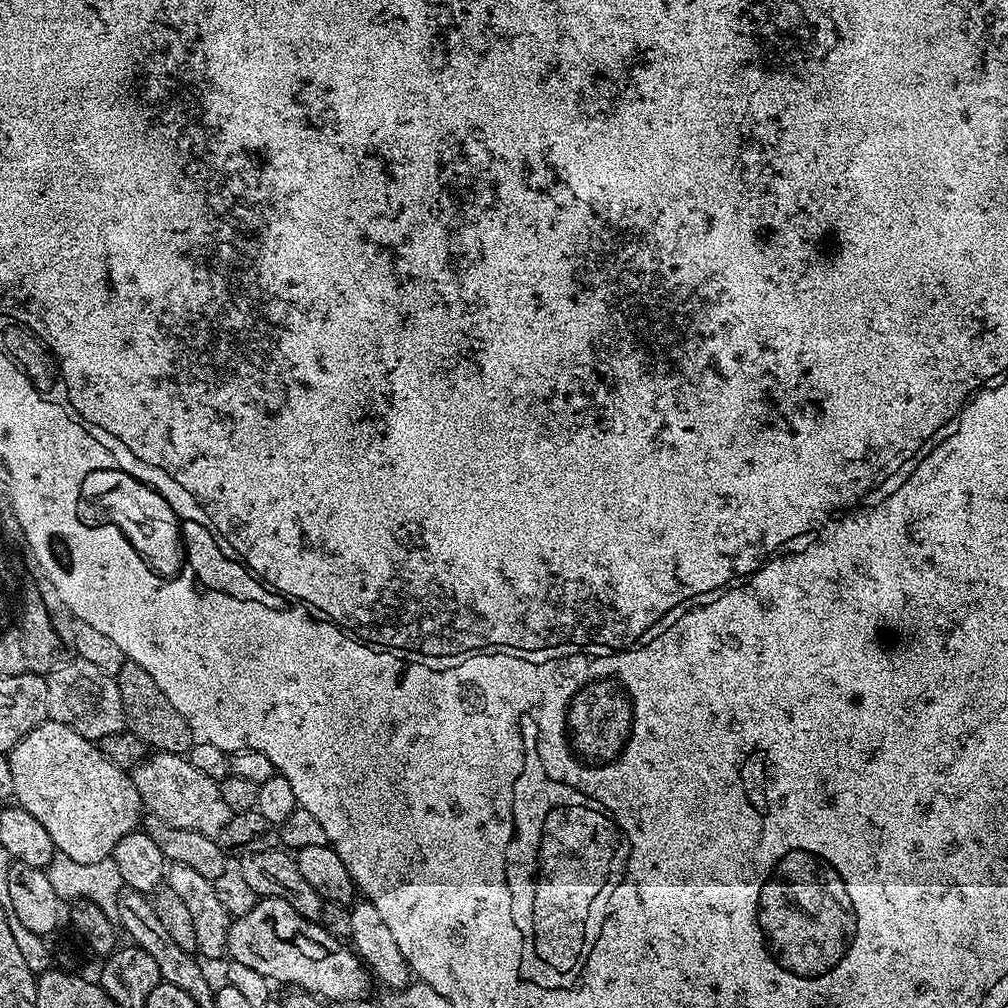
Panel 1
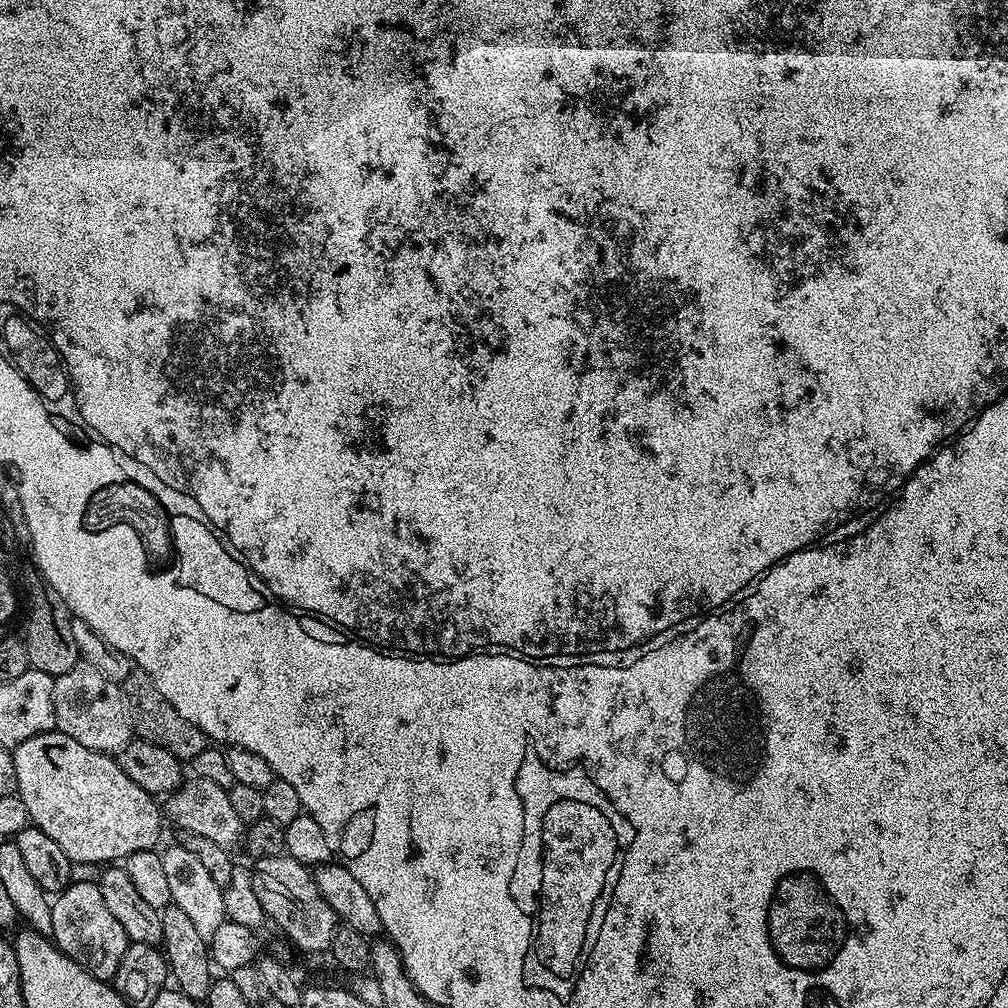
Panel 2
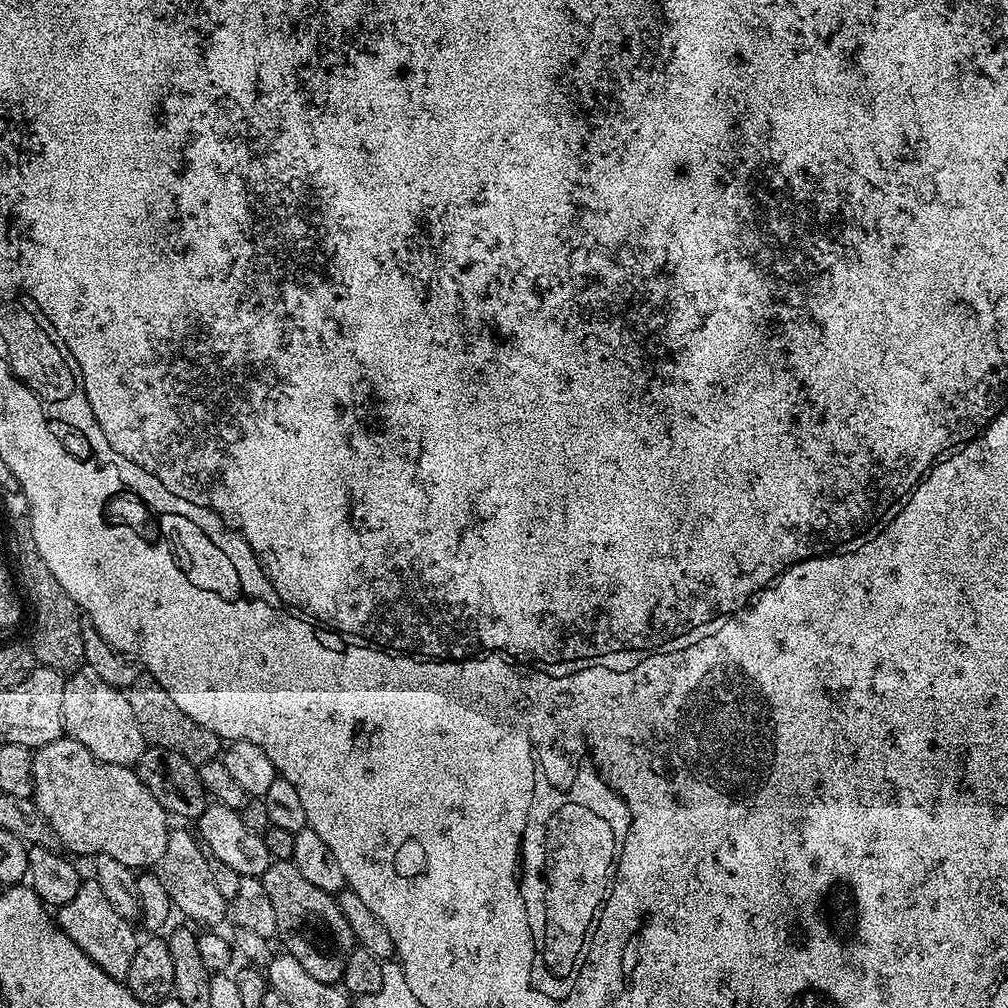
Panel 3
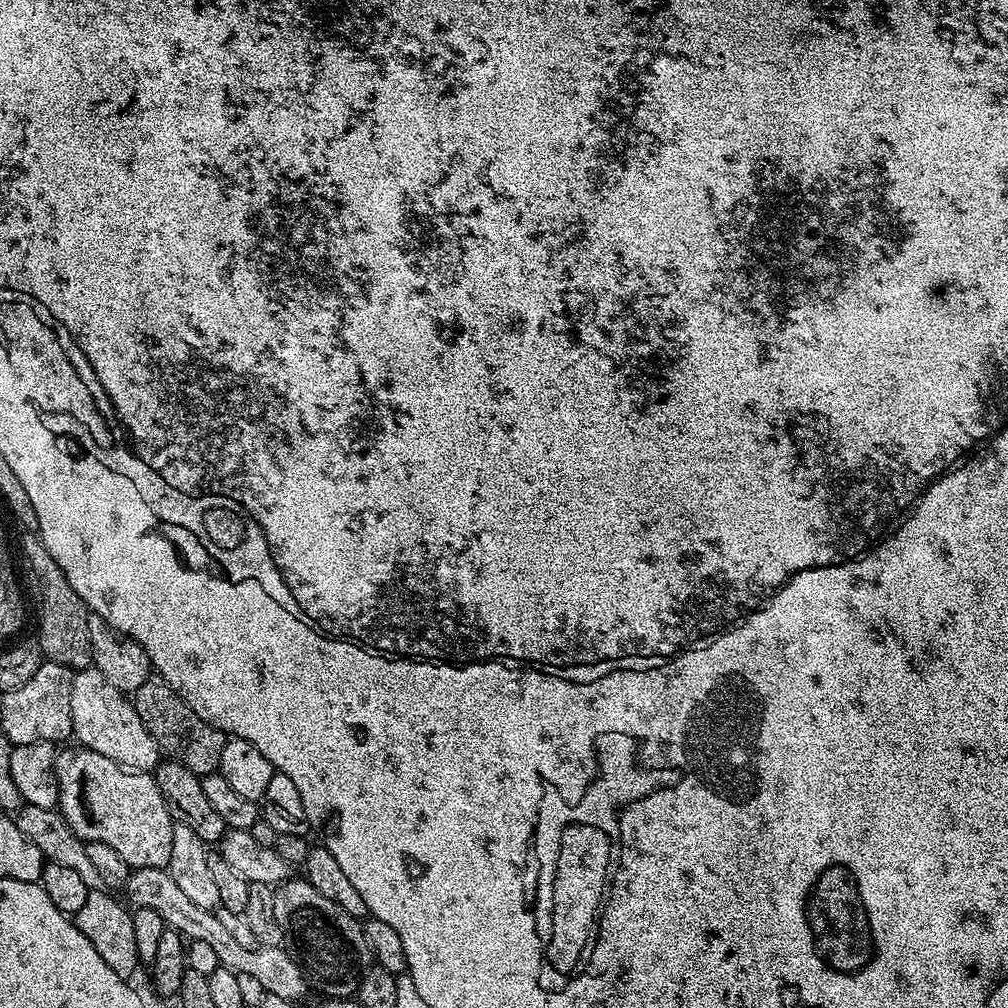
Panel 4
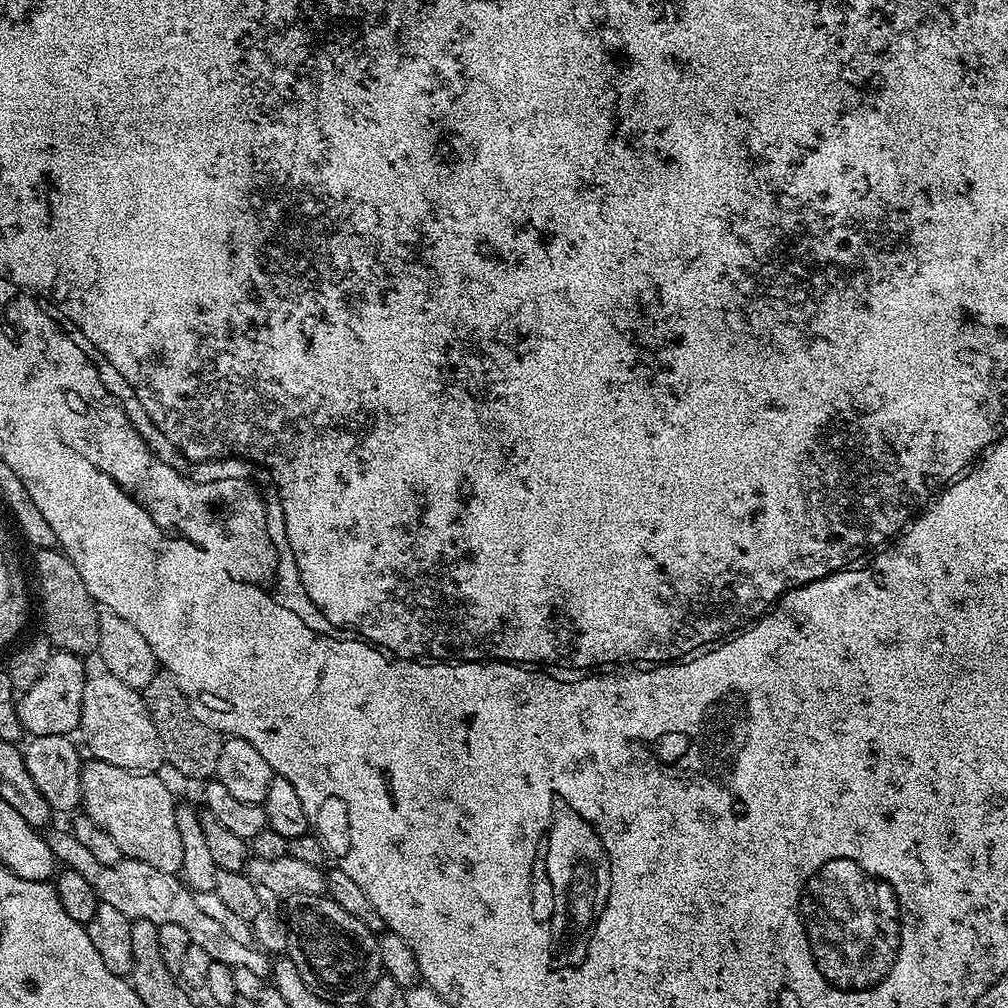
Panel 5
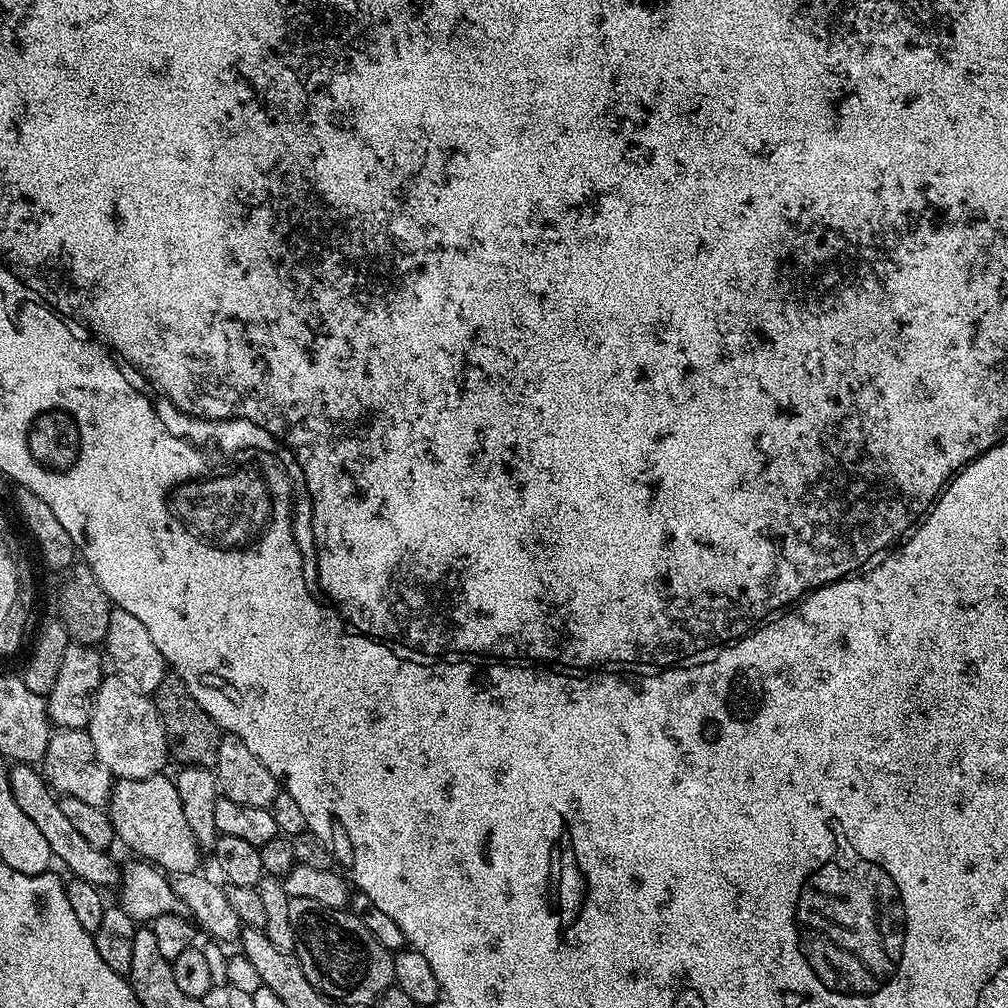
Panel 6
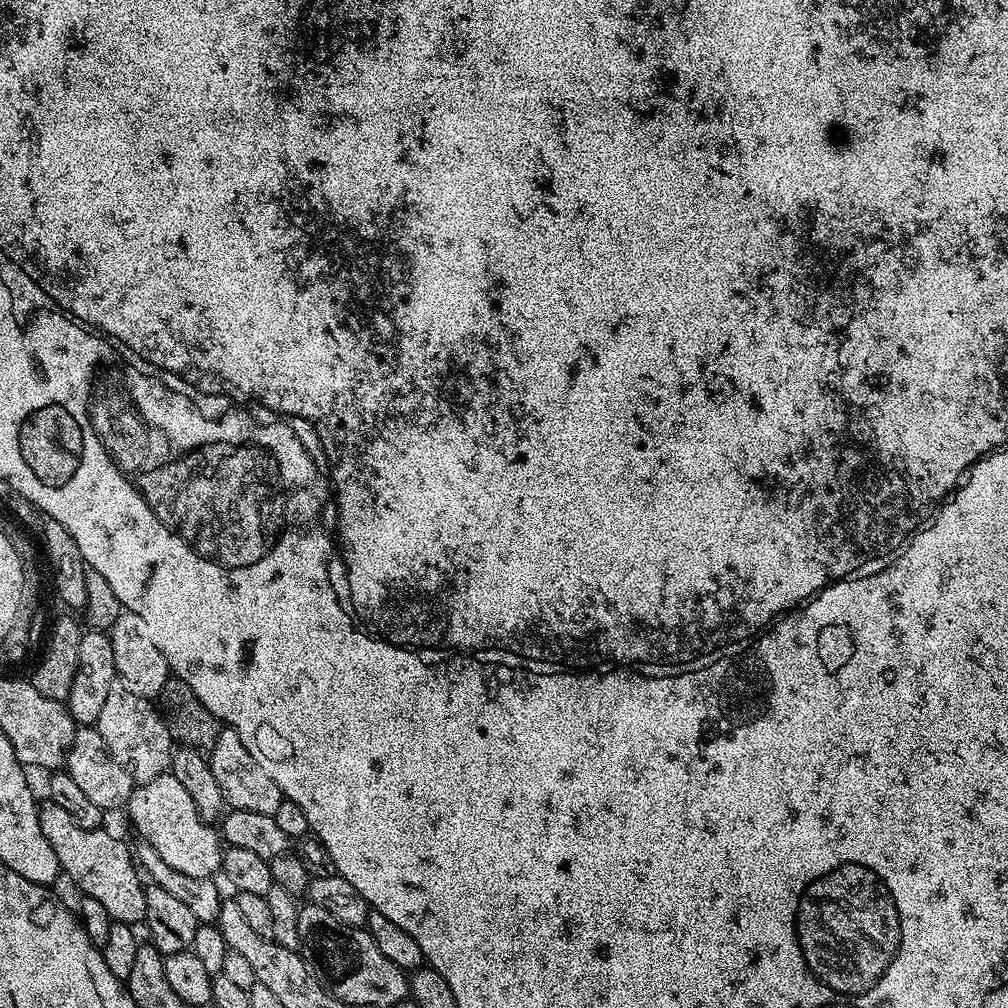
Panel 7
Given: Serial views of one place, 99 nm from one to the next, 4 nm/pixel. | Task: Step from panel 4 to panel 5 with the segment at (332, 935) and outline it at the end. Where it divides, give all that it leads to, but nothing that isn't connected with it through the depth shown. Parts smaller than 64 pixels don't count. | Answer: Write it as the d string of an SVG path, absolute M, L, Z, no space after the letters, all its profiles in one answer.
M327 895L289 896L283 901L282 911L288 925L286 955L298 966L304 985L338 1006L361 1003L382 975L377 933L346 914Z

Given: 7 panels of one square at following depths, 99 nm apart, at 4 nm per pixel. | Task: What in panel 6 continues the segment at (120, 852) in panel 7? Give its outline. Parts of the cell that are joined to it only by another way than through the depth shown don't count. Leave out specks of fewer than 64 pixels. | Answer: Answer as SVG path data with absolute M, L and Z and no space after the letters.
M13 763L8 769L8 781L10 790L14 794L14 802L22 809L22 814L38 826L42 838L50 846L53 857L57 861L61 860L66 867L72 871L71 875L78 880L85 880L96 885L101 890L107 890L108 887L117 883L118 877L122 871L121 865L115 864L111 860L109 853L95 846L90 846L85 838L74 830L73 824L62 814L59 806L59 799L54 795L51 788L48 787L48 781L31 763Z

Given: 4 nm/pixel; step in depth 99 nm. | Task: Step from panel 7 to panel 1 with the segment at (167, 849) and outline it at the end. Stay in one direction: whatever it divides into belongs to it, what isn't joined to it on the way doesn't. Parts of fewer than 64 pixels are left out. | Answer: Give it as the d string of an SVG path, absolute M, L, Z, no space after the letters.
M45 720L30 730L30 734L7 753L7 758L14 778L12 795L15 803L42 822L59 855L74 858L74 862L102 862L111 857L114 846L118 846L126 834L137 831L142 820L142 805L131 775L102 755L93 741L70 730L70 726L57 720Z

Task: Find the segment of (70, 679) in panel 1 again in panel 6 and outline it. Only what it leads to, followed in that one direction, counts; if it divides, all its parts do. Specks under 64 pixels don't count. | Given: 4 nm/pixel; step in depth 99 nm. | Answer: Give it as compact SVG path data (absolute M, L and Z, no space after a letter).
M114 674L105 675L101 679L96 697L92 699L92 713L86 731L90 734L90 742L94 742L94 754L98 754L98 758L112 772L113 777L121 780L141 780L159 776L165 771L164 763L169 763L166 730L151 696L143 696L138 694L138 690L130 690L130 686L126 686L126 682L122 682L122 678Z

